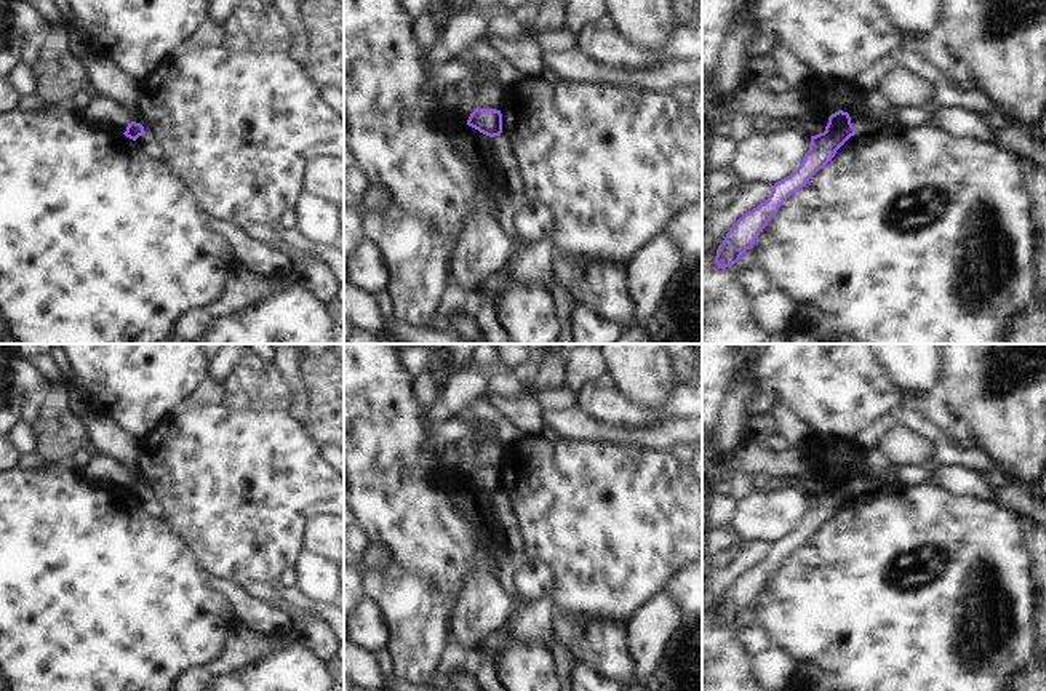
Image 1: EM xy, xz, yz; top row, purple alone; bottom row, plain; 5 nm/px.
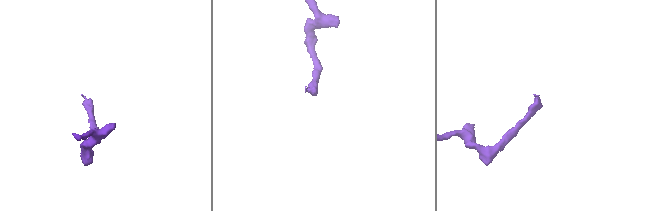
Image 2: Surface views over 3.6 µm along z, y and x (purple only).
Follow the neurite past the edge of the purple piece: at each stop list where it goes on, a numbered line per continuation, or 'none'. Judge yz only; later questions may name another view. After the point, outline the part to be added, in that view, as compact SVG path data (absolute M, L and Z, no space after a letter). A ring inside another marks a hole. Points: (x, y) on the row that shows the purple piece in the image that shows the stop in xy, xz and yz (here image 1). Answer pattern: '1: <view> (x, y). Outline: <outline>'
1: yz (845, 93). Outline: M851 82L846 85L833 85L836 93L836 106L835 110L846 110L849 112L852 107L852 99L862 93L864 90L857 85L857 82Z

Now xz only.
none.

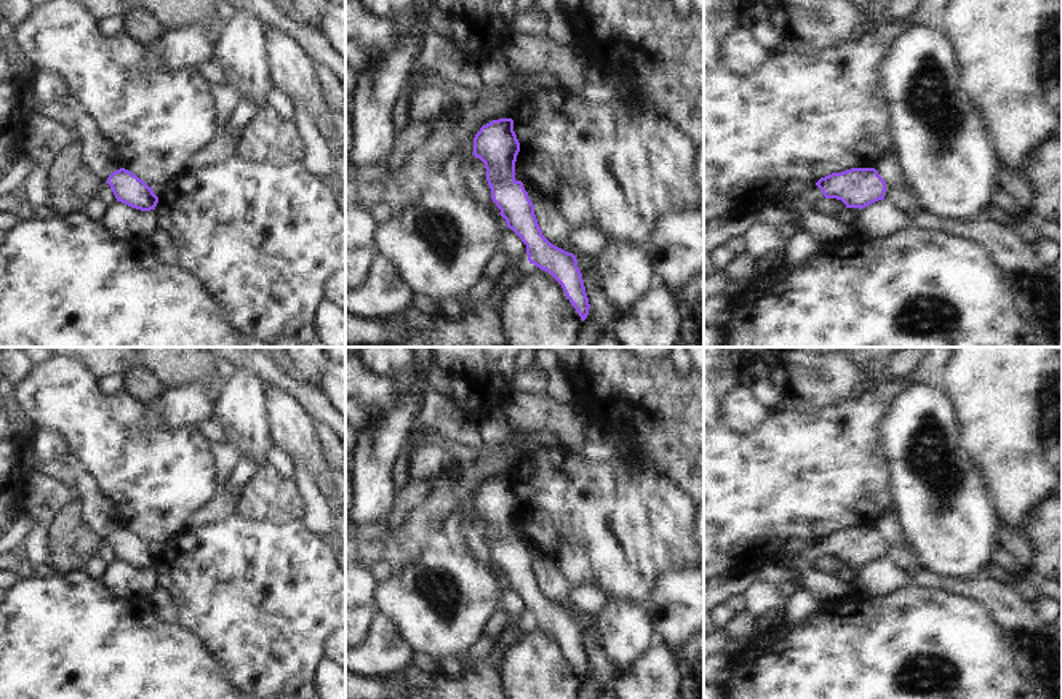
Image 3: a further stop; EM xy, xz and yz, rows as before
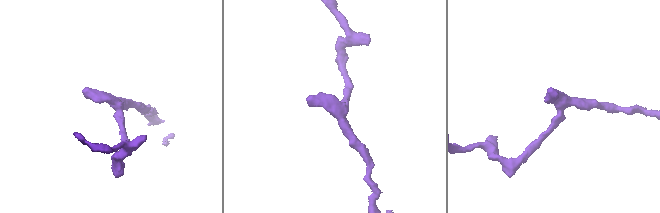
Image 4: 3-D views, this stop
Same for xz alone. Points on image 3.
none.

